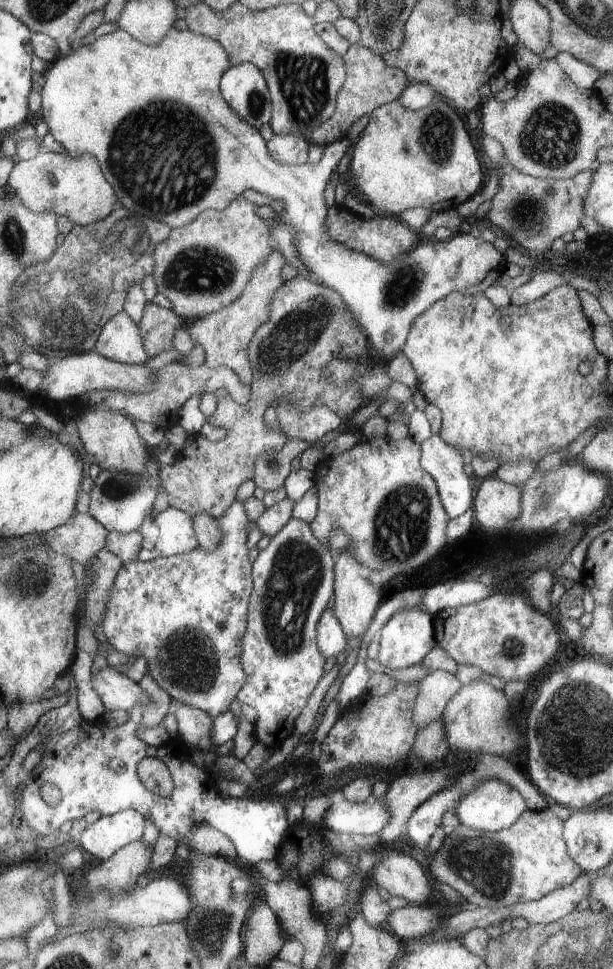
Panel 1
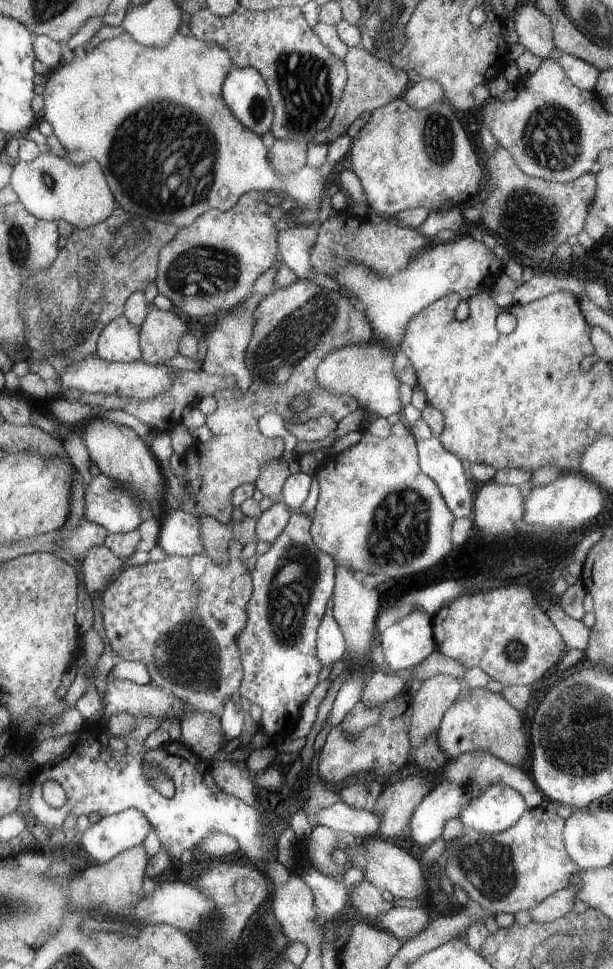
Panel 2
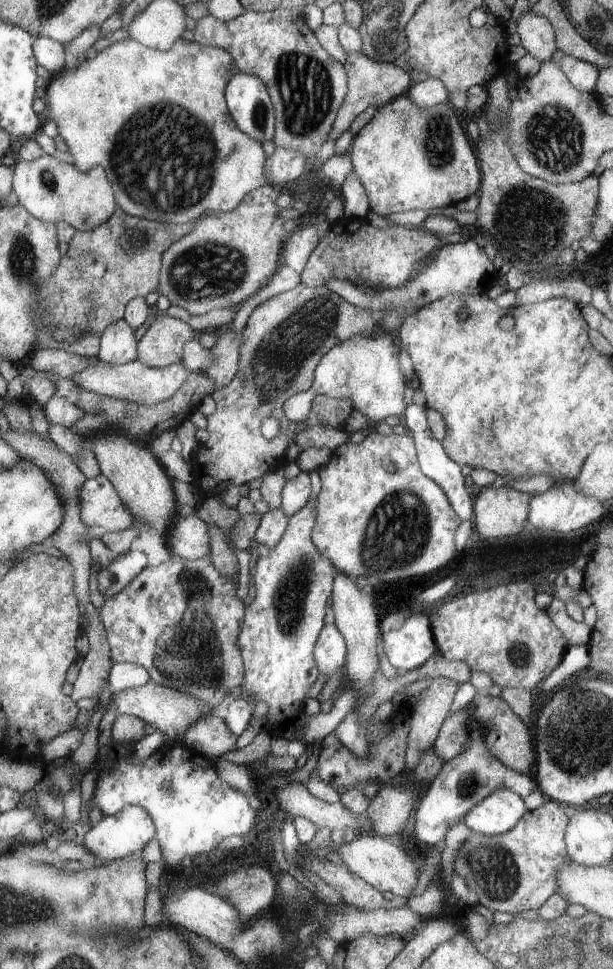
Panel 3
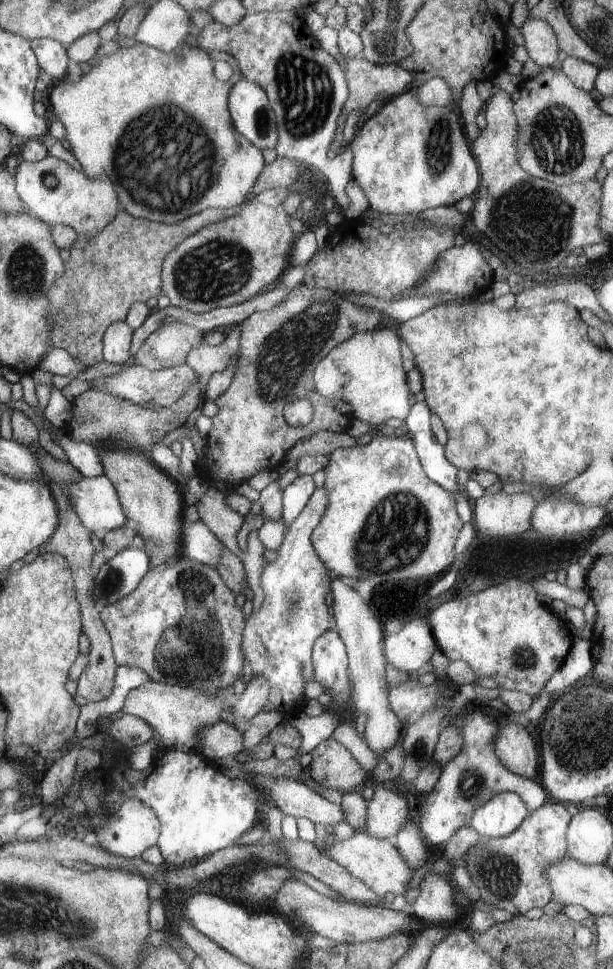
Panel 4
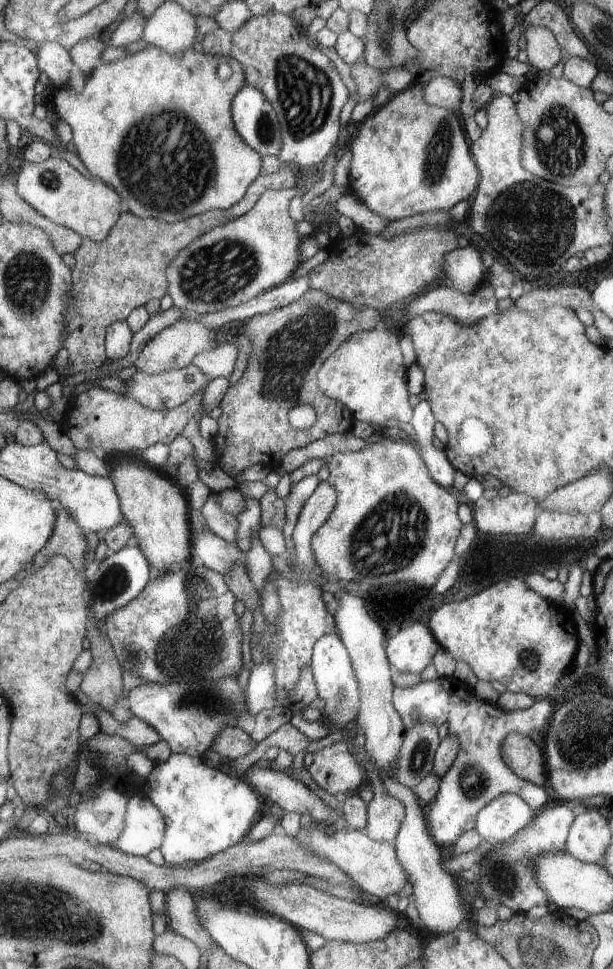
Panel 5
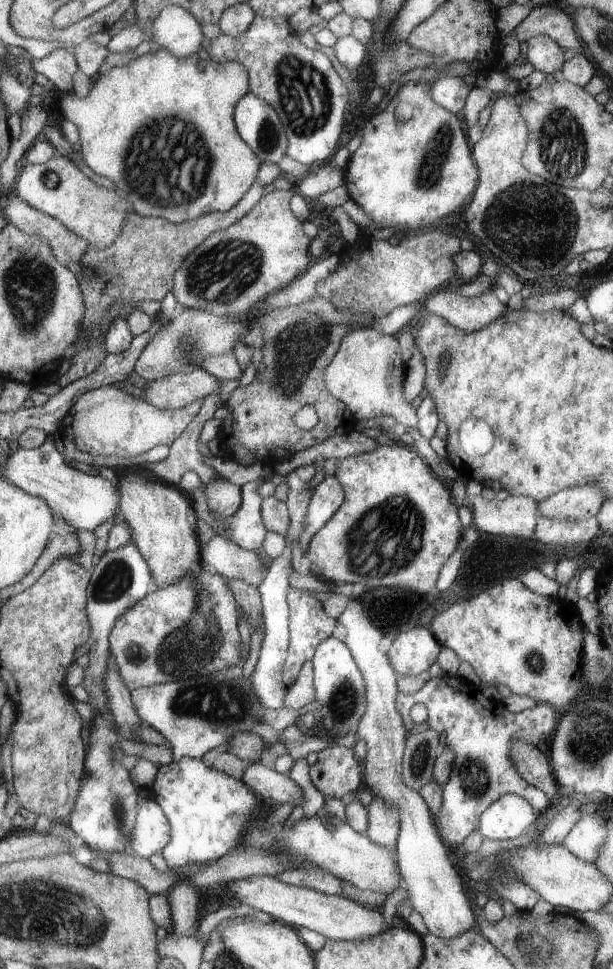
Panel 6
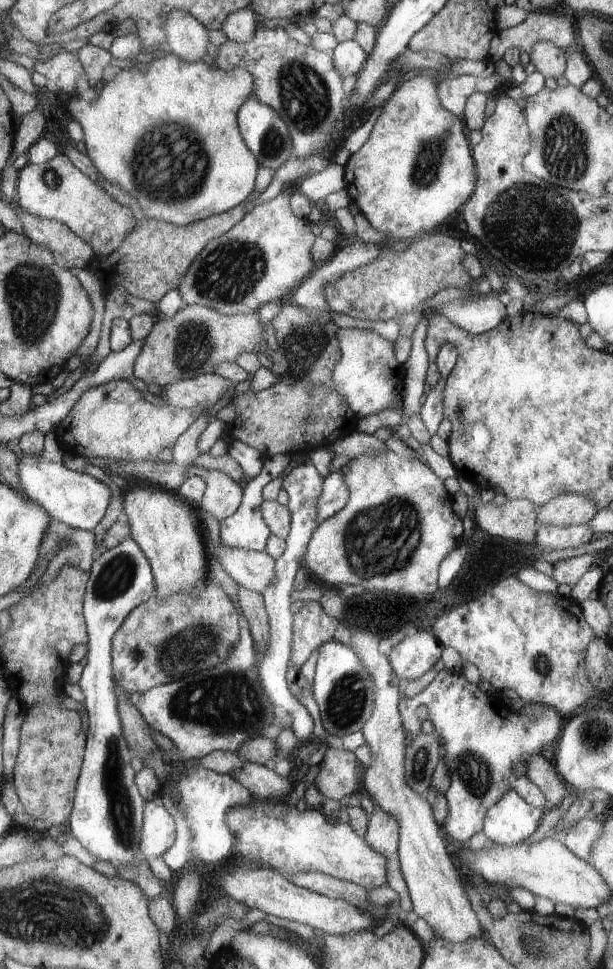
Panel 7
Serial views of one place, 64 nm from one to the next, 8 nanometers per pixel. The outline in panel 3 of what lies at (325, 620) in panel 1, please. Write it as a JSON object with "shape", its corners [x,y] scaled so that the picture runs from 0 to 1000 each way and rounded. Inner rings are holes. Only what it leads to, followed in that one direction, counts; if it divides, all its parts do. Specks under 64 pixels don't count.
{"shape":[[[533,630],[533,646],[527,646],[517,658],[511,679],[520,689],[520,696],[533,702],[540,696],[556,693],[566,683],[566,665],[546,646],[546,634],[540,630]]]}

